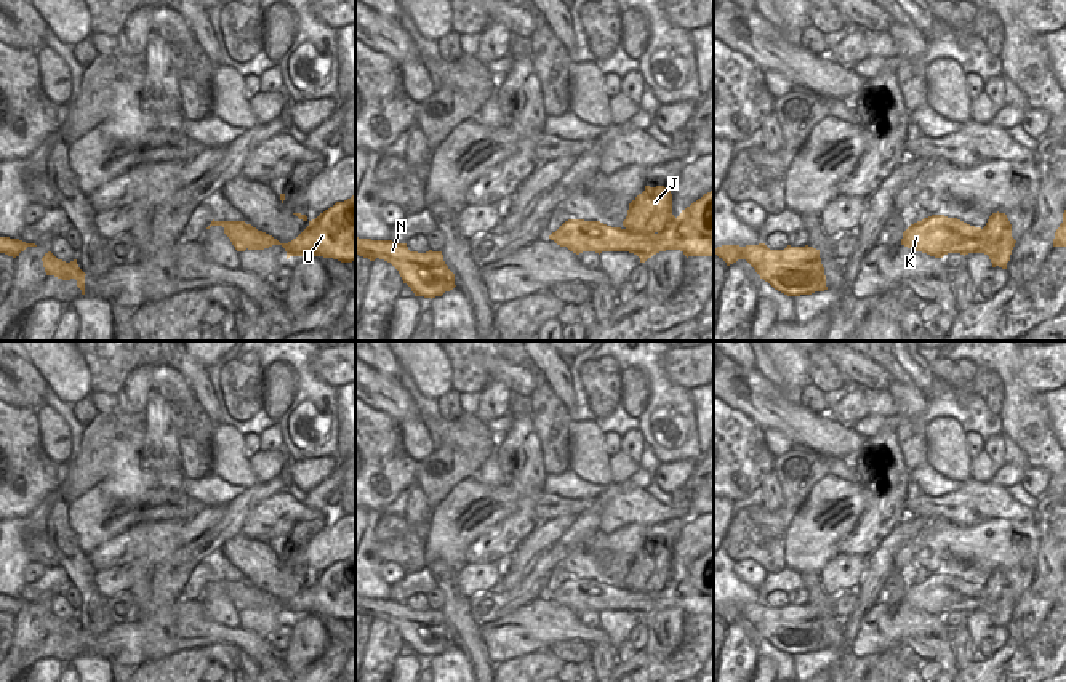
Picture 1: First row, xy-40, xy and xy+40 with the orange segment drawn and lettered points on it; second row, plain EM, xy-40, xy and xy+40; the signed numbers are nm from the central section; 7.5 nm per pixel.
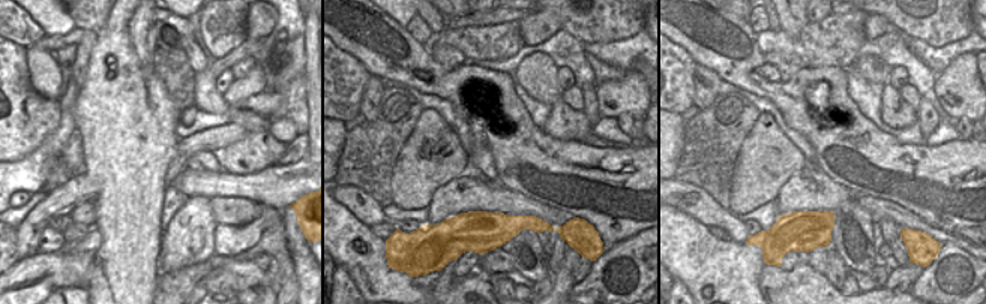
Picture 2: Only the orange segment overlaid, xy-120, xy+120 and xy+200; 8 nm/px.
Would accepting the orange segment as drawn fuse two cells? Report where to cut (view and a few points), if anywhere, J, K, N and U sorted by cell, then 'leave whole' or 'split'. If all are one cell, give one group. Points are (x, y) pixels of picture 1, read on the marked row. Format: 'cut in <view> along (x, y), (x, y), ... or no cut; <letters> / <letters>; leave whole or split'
cut in xy+40 along (964, 242), (977, 240), (989, 255), (996, 255), (1005, 264); J / K N U; split

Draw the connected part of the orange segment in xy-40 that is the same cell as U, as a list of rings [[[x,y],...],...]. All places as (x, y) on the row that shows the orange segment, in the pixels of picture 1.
[[[355,195],[320,213],[291,242],[280,243],[272,235],[258,231],[245,221],[211,221],[211,226],[222,226],[237,251],[245,251],[250,240],[261,240],[264,248],[282,245],[290,256],[323,256],[341,263],[355,261]]]

